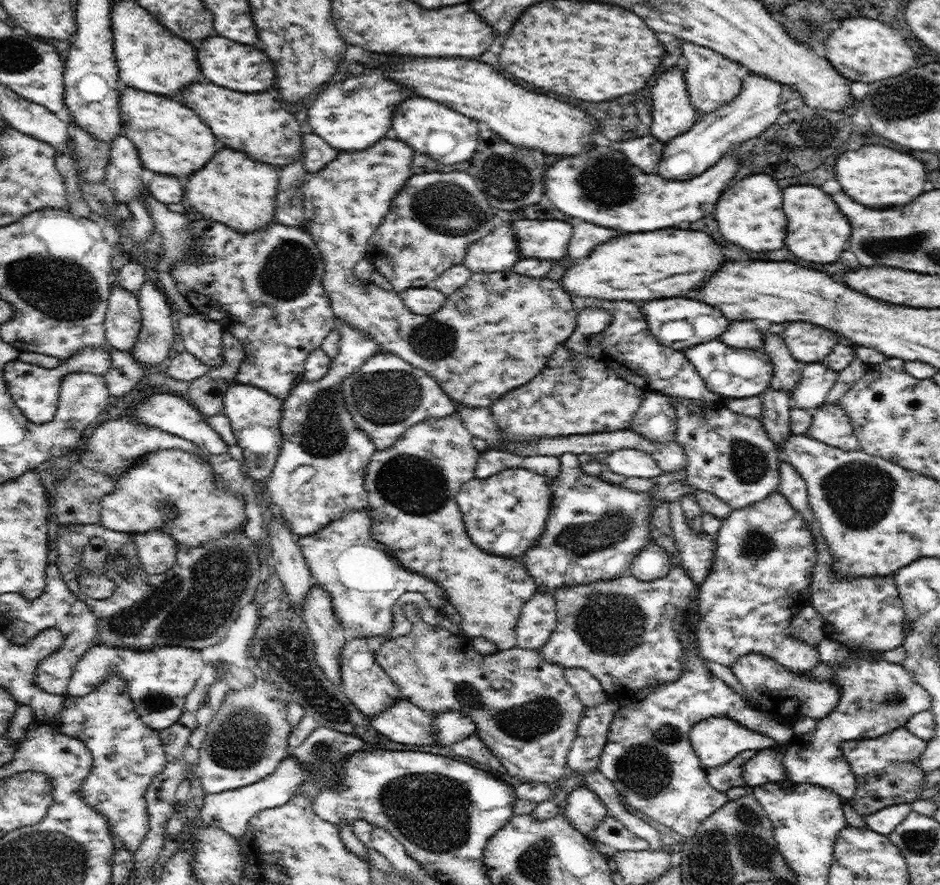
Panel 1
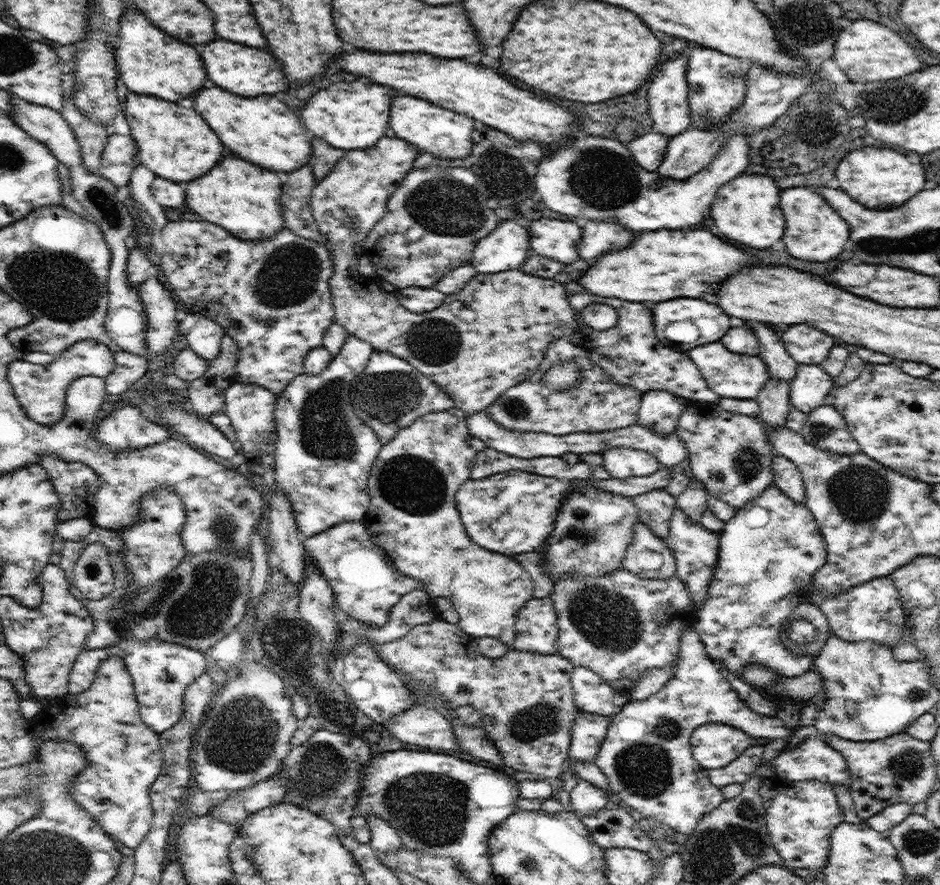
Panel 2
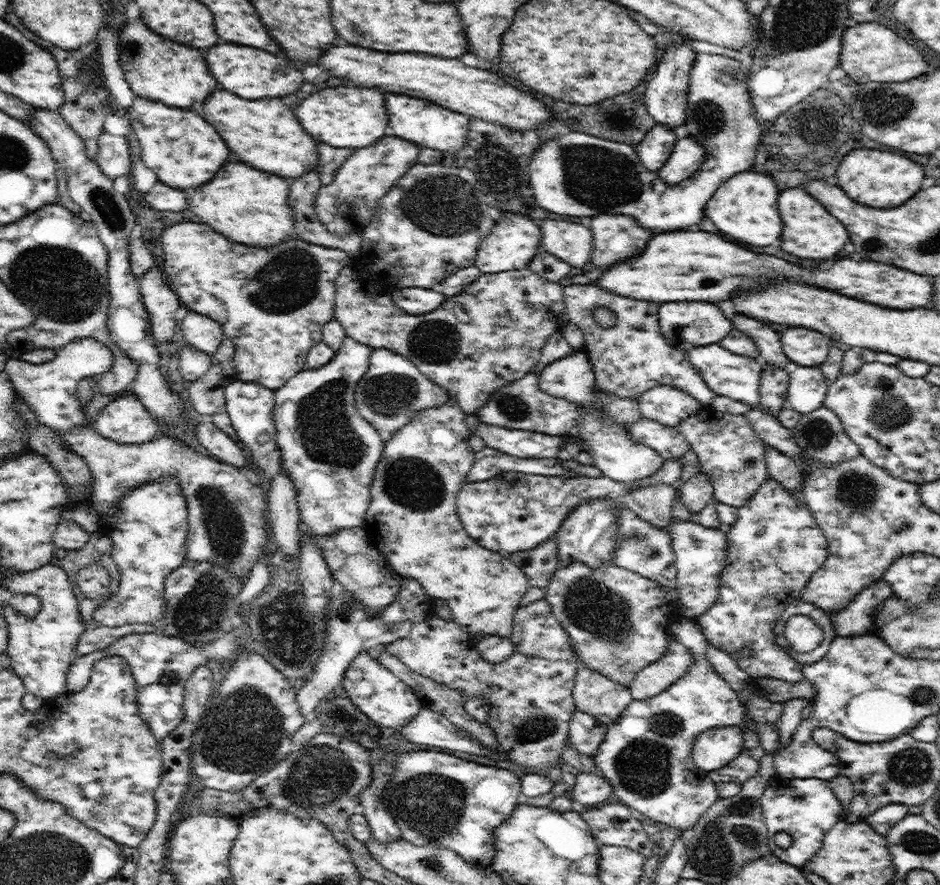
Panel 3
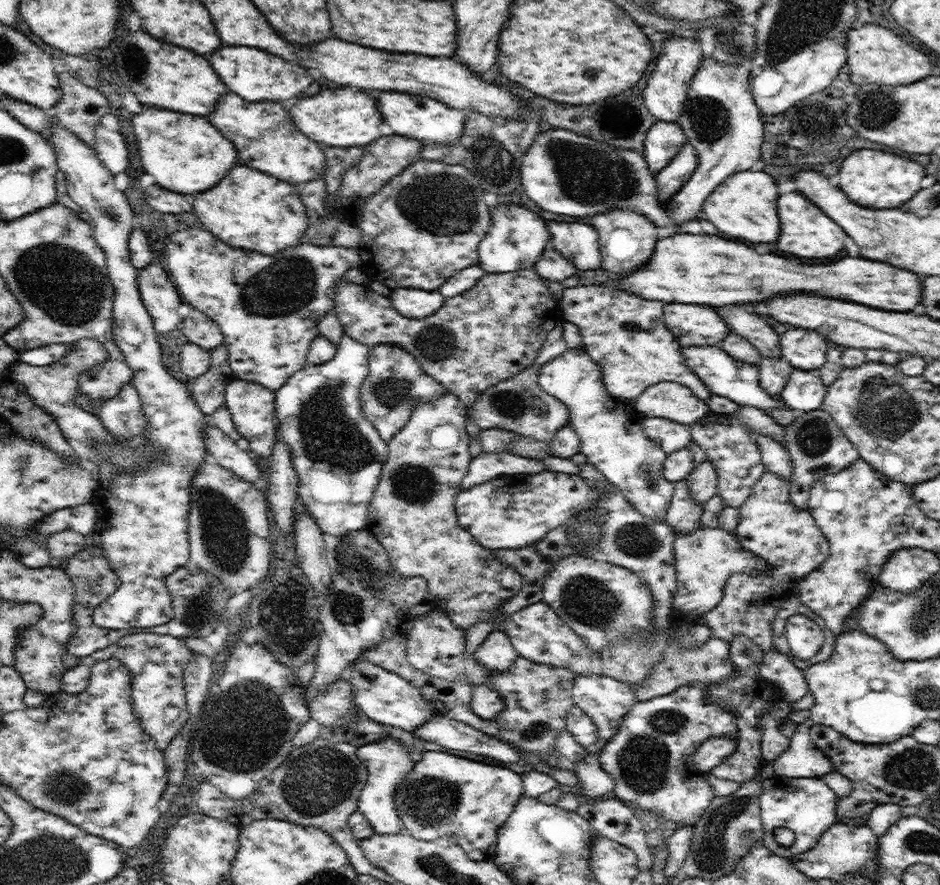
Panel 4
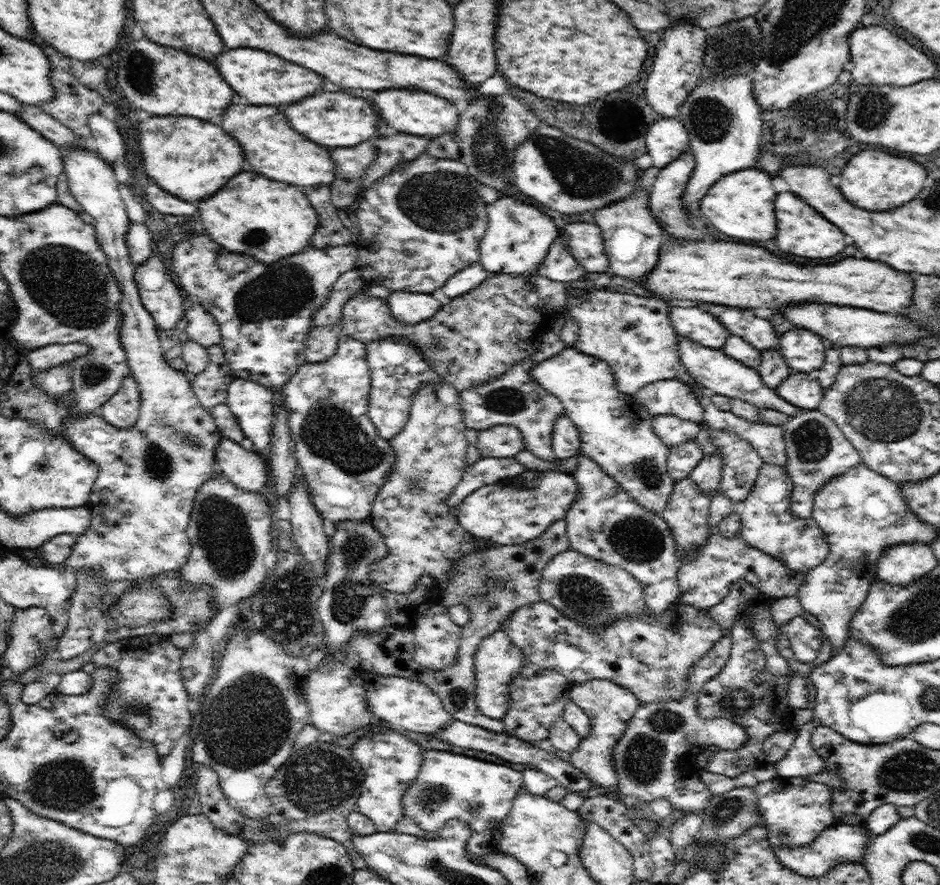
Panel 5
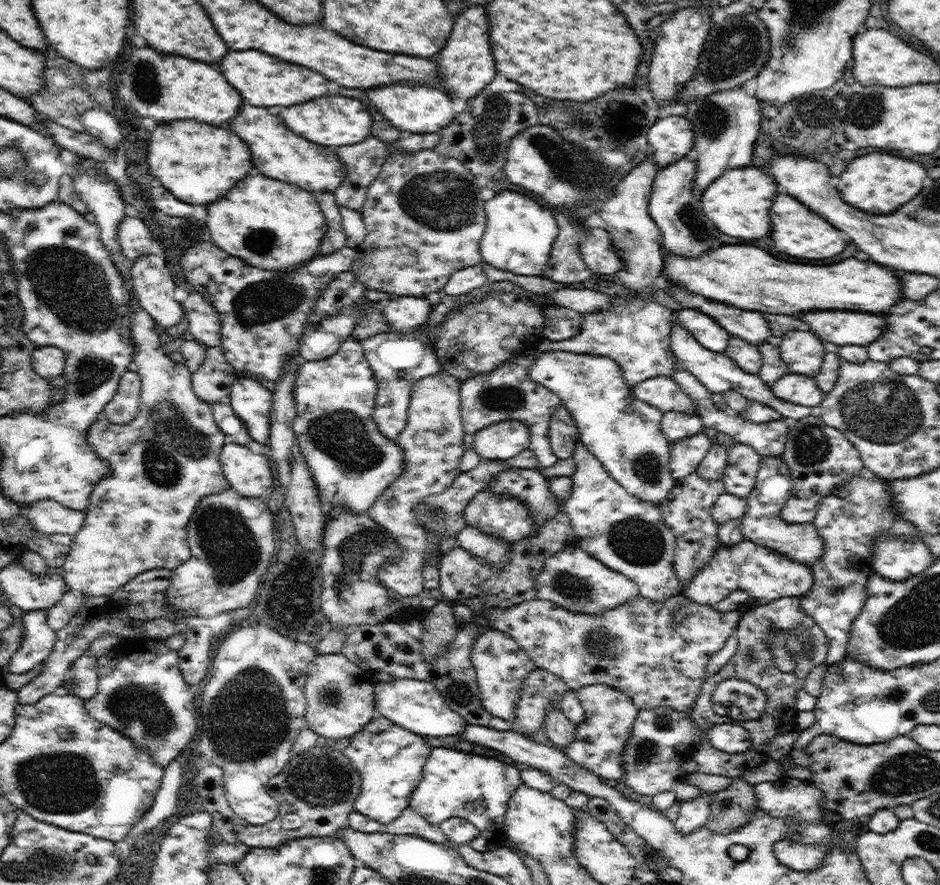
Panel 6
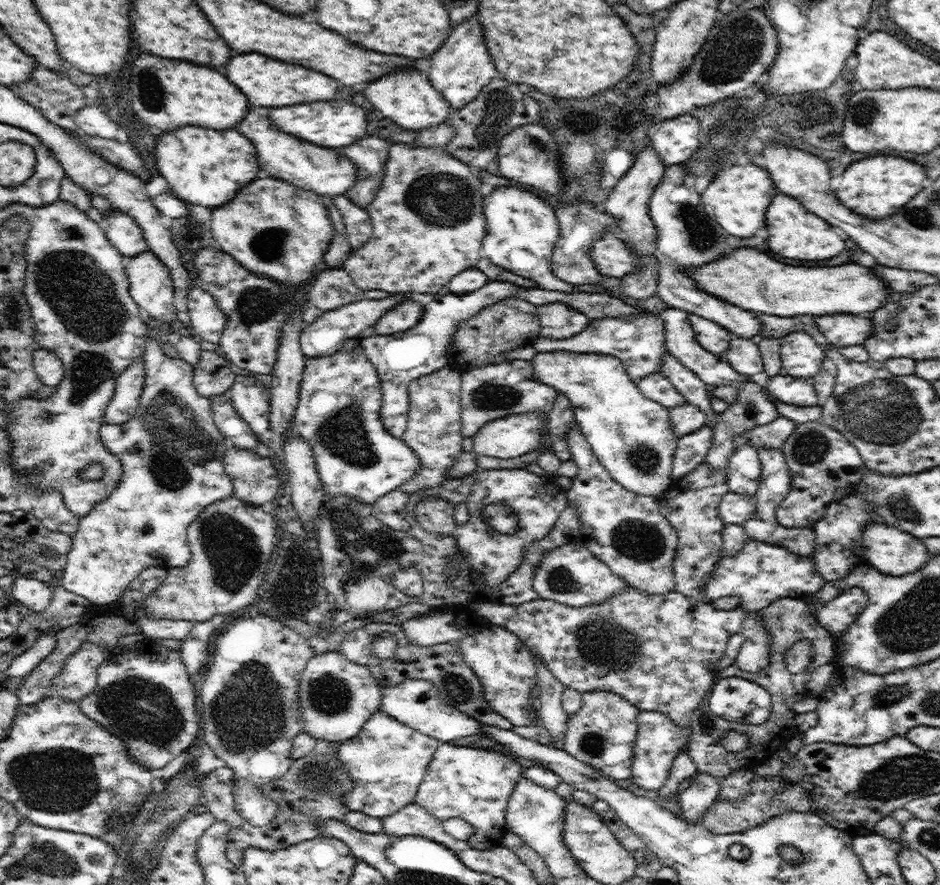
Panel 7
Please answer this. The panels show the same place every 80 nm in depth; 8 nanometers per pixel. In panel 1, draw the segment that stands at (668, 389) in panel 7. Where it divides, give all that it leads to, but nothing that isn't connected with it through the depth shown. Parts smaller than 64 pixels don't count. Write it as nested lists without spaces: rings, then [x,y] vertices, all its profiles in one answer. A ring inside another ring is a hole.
[[[651,391],[646,394],[640,408],[634,415],[634,420],[631,422],[630,429],[646,437],[650,442],[672,442],[676,436],[676,413],[671,403],[671,398],[665,393],[657,393]]]

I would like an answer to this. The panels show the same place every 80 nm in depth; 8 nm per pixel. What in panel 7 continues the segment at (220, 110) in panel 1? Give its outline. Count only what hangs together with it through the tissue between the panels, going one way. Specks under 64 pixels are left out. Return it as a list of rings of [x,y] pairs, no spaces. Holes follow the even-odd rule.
[[[248,112],[248,116],[238,124],[238,128],[248,140],[254,142],[260,168],[298,188],[315,192],[323,198],[333,198],[344,194],[354,186],[357,179],[360,179],[357,178],[356,164],[345,154],[338,154],[336,150],[314,146],[310,142],[302,142],[300,138],[284,134],[284,132],[272,128],[270,120],[266,116]]]

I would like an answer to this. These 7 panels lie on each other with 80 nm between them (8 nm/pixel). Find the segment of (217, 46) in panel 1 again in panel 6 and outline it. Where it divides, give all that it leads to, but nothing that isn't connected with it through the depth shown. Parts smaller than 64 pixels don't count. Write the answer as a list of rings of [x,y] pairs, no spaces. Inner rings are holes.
[[[258,50],[230,52],[222,60],[220,68],[226,80],[248,100],[248,104],[254,106],[292,106],[294,102],[306,102],[328,92],[328,84],[322,74],[306,66],[296,66],[282,60],[272,62],[272,56],[262,54]]]

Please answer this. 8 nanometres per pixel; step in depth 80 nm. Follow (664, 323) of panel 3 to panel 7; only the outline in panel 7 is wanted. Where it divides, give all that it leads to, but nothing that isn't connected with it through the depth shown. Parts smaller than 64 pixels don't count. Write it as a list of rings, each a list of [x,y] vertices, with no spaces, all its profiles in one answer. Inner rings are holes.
[[[688,312],[690,326],[694,329],[696,341],[700,347],[720,358],[725,358],[732,334],[712,320]]]

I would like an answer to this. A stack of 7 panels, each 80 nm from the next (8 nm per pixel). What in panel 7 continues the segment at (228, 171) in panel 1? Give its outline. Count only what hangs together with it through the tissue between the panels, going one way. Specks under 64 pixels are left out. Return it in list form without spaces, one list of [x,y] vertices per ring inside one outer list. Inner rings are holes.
[[[258,178],[244,186],[232,202],[212,210],[212,243],[254,274],[269,276],[284,286],[307,286],[325,260],[326,251],[334,236],[335,228],[323,199],[315,192],[286,184],[278,178]]]

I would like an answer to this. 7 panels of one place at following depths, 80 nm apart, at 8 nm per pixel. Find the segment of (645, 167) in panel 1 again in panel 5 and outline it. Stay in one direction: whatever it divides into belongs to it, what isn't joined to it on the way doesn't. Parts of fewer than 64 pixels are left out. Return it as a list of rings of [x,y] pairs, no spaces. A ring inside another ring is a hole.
[[[661,117],[646,133],[645,143],[654,168],[664,168],[689,148],[690,137],[680,119]]]

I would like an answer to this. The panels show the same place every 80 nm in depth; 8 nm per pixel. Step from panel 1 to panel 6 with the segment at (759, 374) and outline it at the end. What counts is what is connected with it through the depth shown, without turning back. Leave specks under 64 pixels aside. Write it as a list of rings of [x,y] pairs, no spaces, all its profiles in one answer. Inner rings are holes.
[[[675,316],[674,324],[672,324],[672,332],[670,332],[670,347],[672,347],[672,353],[674,353],[678,369],[694,374],[694,378],[698,378],[698,381],[711,393],[722,394],[731,390],[738,391],[742,396],[750,400],[750,402],[761,402],[773,408],[787,421],[800,420],[801,418],[817,414],[818,409],[815,407],[802,406],[778,398],[772,392],[772,388],[764,384],[759,376],[742,371],[742,368],[732,358],[714,353],[701,346],[686,328],[680,326],[680,322],[676,322]]]

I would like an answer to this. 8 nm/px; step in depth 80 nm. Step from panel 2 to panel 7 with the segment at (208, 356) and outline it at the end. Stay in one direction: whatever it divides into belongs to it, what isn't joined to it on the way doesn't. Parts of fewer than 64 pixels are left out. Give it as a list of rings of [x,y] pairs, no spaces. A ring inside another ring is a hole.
[[[193,285],[188,291],[186,308],[190,326],[203,340],[219,345],[222,332],[226,327],[226,316],[219,309],[215,298]]]

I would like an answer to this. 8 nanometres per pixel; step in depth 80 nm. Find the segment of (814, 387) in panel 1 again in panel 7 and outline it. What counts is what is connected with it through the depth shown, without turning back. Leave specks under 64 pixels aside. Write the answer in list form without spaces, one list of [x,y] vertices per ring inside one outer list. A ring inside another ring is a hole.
[[[784,372],[770,378],[767,390],[786,404],[806,407],[820,404],[814,384],[810,380],[795,378]]]

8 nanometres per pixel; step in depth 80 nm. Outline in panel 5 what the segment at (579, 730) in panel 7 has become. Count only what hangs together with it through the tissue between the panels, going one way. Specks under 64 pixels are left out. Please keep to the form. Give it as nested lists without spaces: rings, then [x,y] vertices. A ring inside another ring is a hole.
[[[594,679],[588,682],[574,684],[571,690],[571,700],[574,701],[590,717],[591,731],[587,737],[581,737],[579,747],[569,755],[569,761],[581,770],[591,780],[591,786],[597,792],[614,789],[618,785],[618,773],[613,765],[613,752],[619,738],[626,732],[628,721],[639,707],[638,698],[626,687],[606,679]]]

